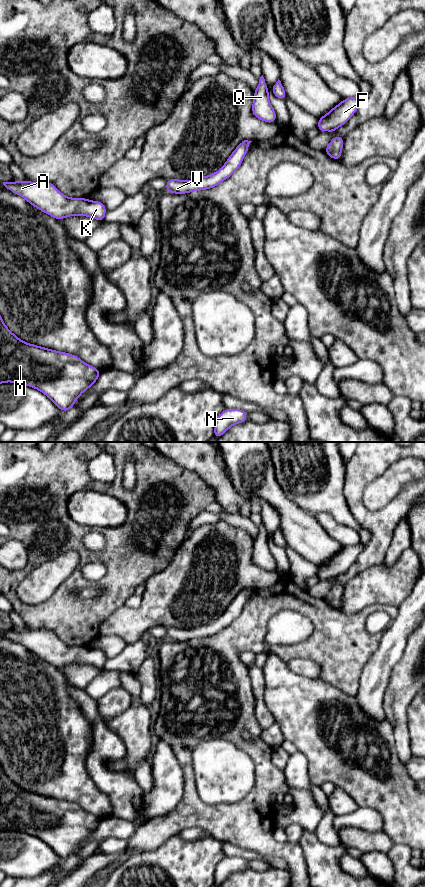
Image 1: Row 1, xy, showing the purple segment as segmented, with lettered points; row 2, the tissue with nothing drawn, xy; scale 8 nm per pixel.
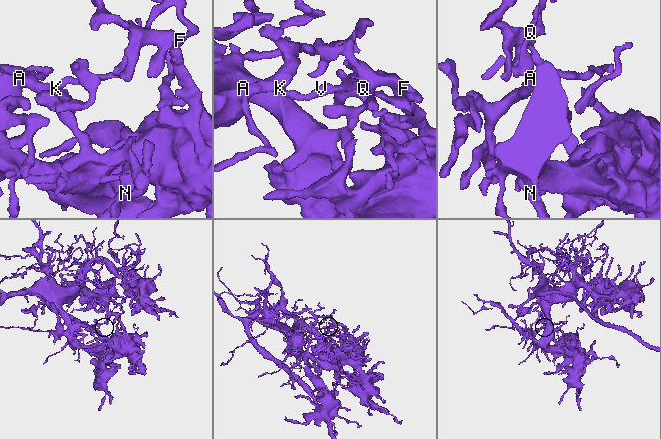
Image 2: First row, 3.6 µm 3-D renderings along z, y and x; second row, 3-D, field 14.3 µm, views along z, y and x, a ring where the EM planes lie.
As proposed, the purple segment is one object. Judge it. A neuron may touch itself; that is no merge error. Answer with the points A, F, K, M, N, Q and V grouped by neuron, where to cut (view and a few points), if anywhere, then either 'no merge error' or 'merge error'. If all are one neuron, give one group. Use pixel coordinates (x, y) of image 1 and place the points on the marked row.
groups A F K M N Q V; cut none; no merge error

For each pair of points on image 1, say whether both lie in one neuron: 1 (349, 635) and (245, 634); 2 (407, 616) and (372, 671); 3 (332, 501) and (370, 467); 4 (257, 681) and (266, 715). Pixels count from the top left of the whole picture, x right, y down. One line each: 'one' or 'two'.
1: one
2: one
3: two
4: one

